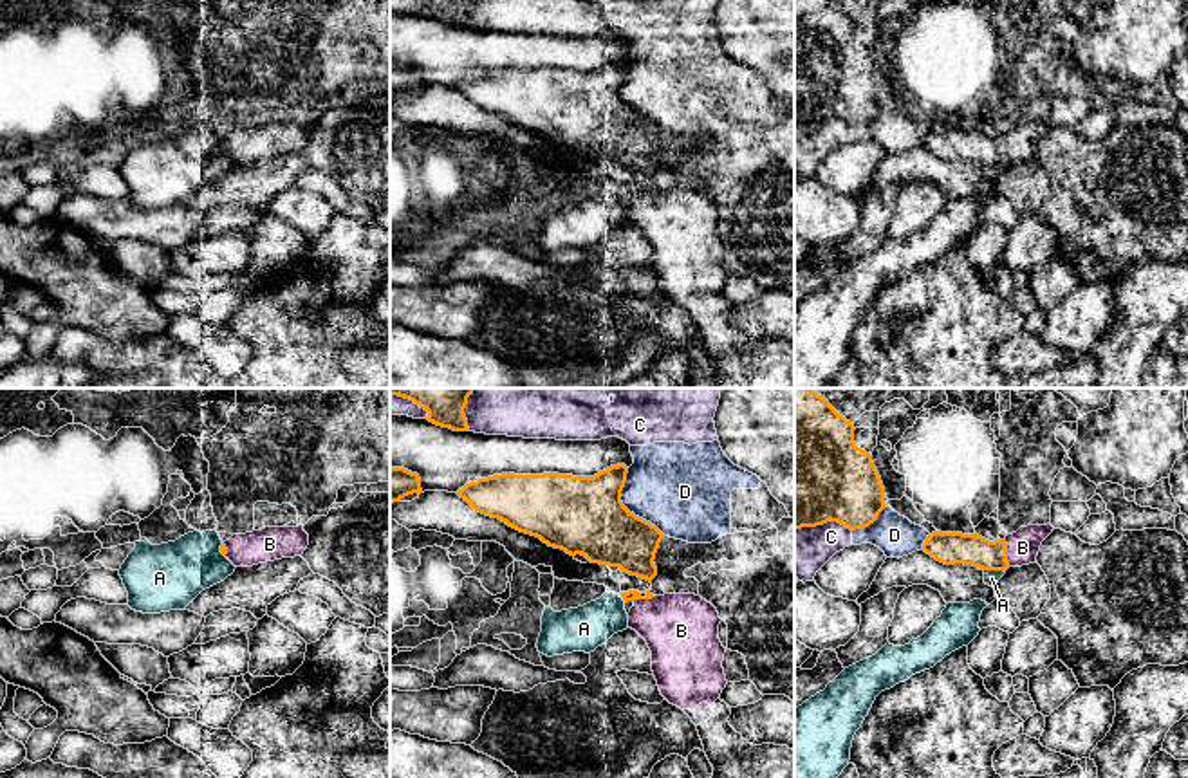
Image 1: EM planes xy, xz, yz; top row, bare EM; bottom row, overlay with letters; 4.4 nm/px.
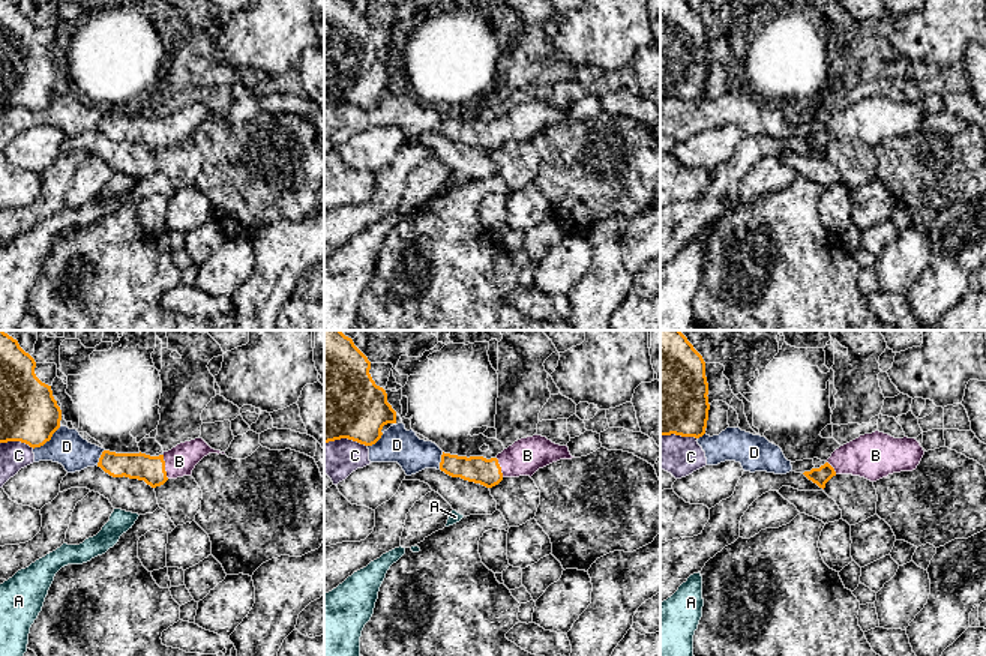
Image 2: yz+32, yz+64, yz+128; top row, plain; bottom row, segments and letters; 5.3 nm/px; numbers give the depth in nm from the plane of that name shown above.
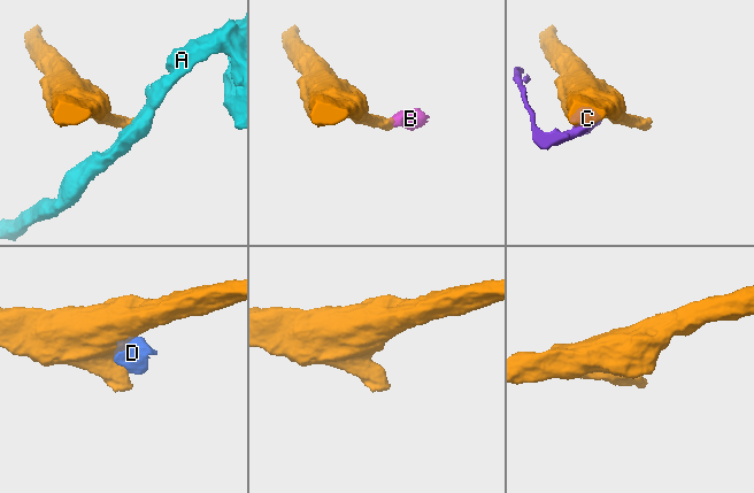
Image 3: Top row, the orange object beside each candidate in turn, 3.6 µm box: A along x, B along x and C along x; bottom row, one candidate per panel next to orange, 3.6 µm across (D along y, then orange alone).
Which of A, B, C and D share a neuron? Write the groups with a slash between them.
A / B / C D

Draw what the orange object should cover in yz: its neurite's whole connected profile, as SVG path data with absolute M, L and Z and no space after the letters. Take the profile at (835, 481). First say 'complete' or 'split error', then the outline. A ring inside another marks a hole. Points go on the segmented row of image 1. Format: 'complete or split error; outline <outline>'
complete; outline M794 388L794 529L838 522L850 531L874 523L885 509L885 487L872 455L854 442L854 424L811 388Z

